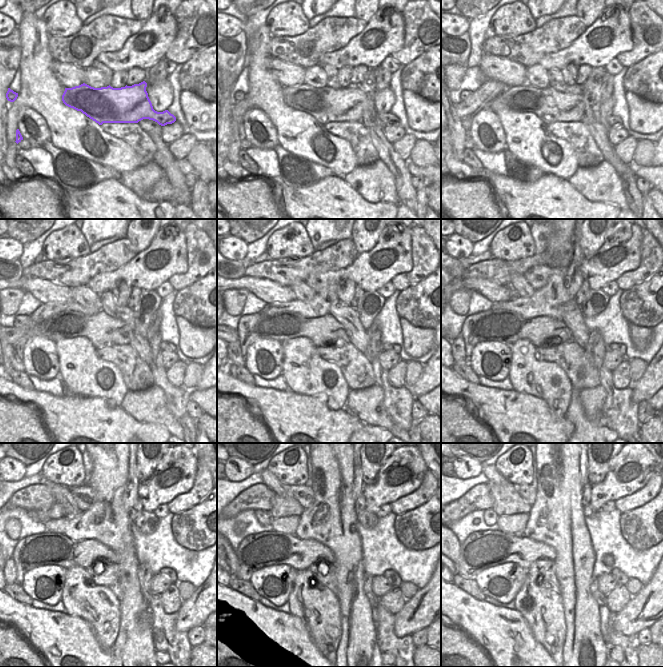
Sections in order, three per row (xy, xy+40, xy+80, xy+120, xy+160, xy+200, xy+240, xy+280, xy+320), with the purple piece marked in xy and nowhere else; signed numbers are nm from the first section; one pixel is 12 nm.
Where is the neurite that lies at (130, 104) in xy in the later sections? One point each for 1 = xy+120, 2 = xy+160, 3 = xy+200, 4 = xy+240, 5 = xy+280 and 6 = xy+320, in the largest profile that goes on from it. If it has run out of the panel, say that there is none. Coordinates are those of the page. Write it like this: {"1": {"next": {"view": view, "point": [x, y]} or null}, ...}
{"1": {"next": {"view": "xy+120", "point": [100, 328]}}, "2": {"next": {"view": "xy+160", "point": [326, 329]}}, "3": {"next": {"view": "xy+200", "point": [504, 326]}}, "4": {"next": {"view": "xy+240", "point": [48, 548]}}, "5": {"next": {"view": "xy+280", "point": [270, 548]}}, "6": {"next": {"view": "xy+320", "point": [481, 550]}}}

